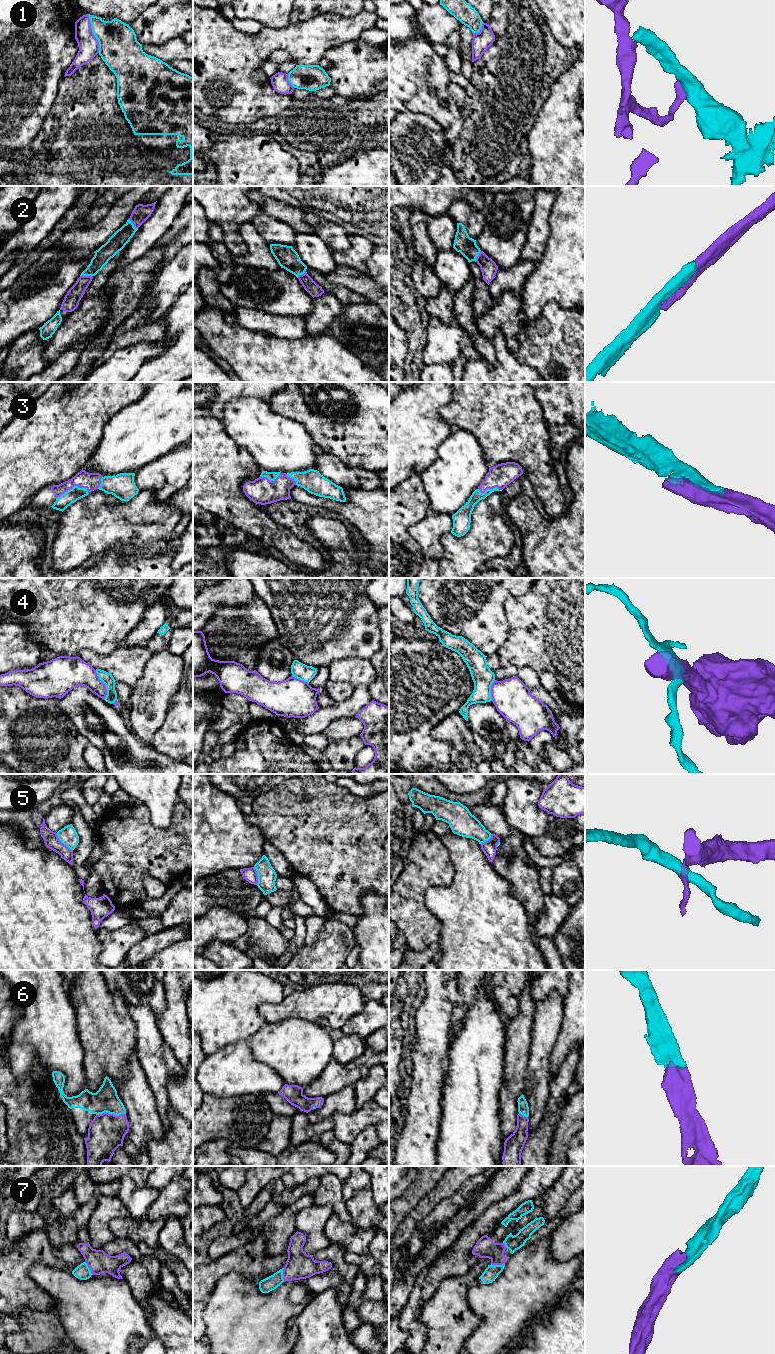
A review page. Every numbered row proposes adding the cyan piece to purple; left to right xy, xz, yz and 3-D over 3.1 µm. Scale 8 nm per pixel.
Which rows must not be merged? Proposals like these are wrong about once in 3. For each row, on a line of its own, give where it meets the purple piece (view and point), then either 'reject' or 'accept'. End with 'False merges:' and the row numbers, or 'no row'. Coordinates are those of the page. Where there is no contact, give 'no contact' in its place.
1: xy (92, 33) | reject
2: xy (86, 276) | accept
3: xy (72, 487) | accept
4: xy (104, 685) | reject
5: xy (62, 843) | reject
6: xy (110, 1114) | accept
7: yz (498, 1264) | accept
False merges: 1, 4, 5

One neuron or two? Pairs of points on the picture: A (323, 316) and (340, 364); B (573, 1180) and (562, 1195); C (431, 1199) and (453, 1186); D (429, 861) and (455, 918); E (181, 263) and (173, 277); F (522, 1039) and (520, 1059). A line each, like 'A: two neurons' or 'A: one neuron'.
A: two neurons
B: one neuron
C: one neuron
D: two neurons
E: one neuron
F: one neuron

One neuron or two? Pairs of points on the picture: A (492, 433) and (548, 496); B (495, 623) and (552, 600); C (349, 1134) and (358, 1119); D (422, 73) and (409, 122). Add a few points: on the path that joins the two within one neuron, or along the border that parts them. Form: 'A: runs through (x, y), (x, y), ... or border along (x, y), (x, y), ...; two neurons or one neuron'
A: runs through (509, 443), (544, 479); one neuron
B: border along (513, 595), (504, 603), (508, 624), (504, 641); two neurons
C: runs through (349, 1130), (354, 1123); one neuron
D: border along (405, 110), (428, 114), (434, 120); two neurons

